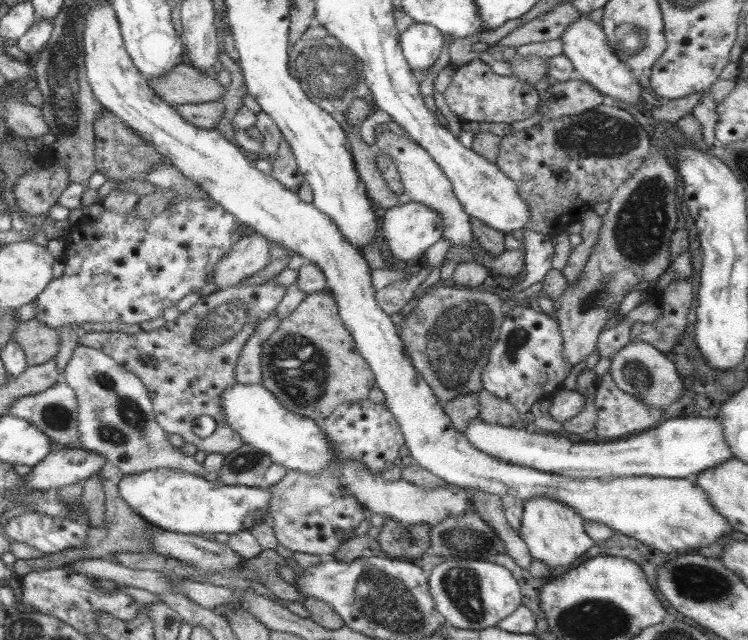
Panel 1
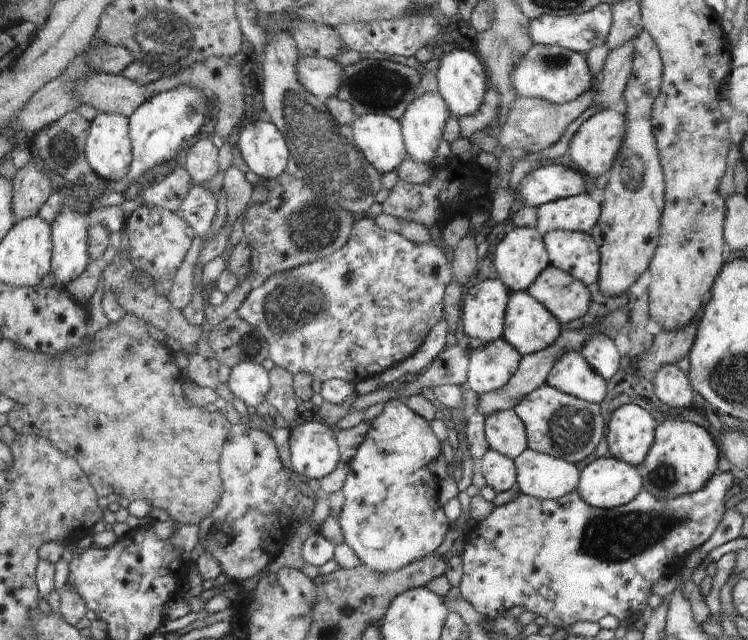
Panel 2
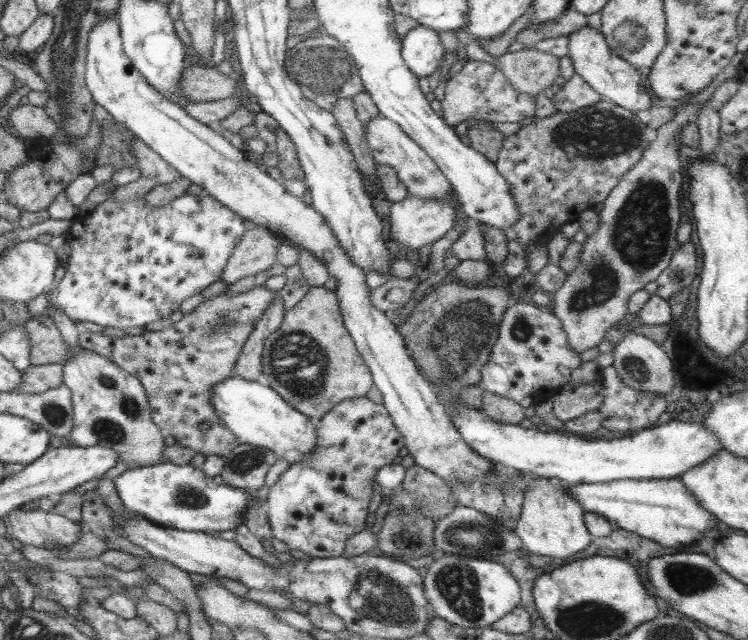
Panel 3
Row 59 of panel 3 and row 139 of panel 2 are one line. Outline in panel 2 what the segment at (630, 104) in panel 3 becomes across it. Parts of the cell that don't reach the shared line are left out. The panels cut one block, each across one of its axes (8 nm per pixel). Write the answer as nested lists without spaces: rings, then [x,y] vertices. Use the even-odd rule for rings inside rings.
[[[612,109],[601,110],[584,121],[570,140],[568,156],[576,164],[578,172],[591,182],[606,174],[622,148],[626,136],[626,116]]]

